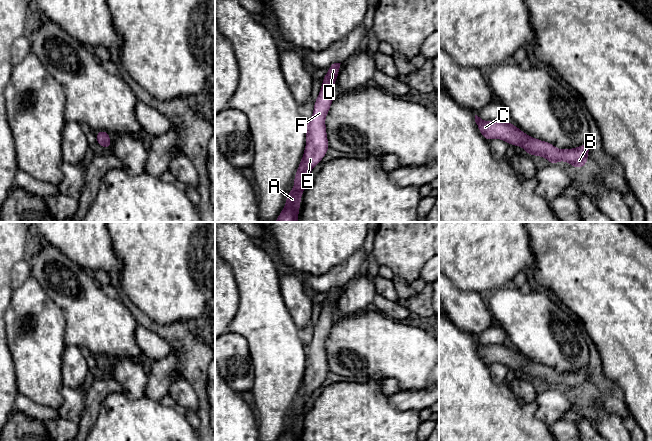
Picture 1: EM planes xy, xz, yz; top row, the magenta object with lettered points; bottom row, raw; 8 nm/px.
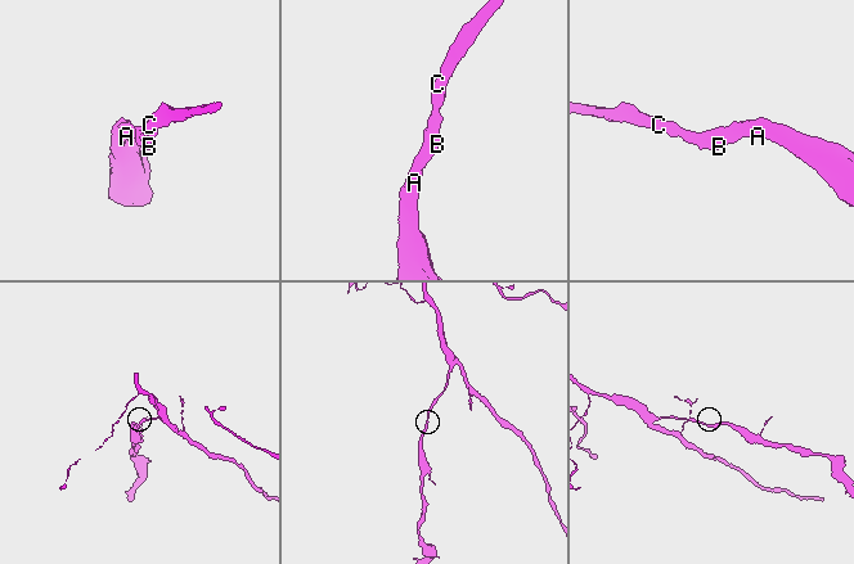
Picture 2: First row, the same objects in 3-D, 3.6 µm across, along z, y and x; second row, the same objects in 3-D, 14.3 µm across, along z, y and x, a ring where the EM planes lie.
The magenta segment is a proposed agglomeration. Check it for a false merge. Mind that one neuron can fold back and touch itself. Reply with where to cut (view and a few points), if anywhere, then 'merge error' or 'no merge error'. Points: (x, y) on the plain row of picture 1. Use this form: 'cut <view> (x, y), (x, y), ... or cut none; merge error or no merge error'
cut none; no merge error

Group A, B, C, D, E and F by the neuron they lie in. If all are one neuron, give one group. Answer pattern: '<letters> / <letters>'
A B C D E F

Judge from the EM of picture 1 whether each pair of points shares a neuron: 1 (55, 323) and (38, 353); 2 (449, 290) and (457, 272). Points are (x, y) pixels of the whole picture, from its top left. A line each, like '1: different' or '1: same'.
1: same
2: different

